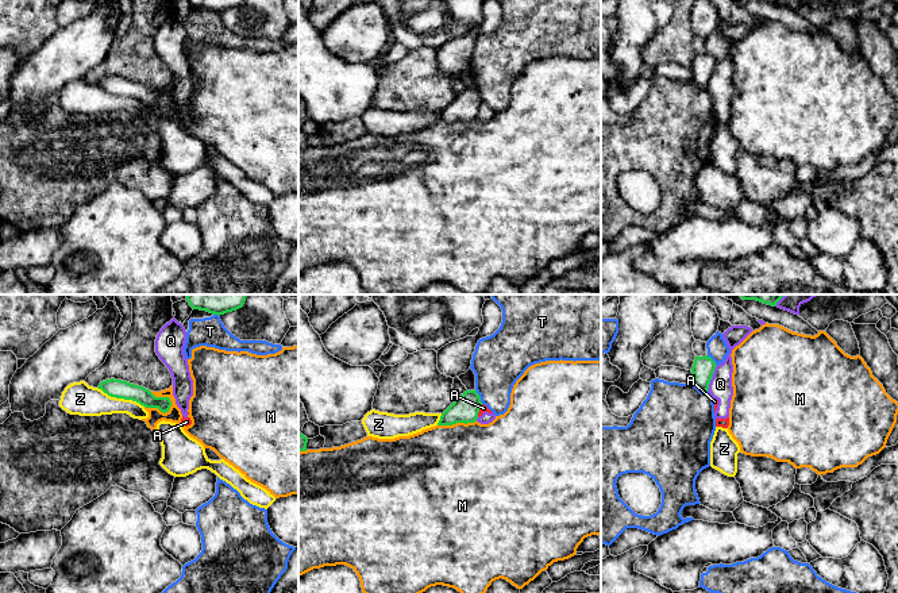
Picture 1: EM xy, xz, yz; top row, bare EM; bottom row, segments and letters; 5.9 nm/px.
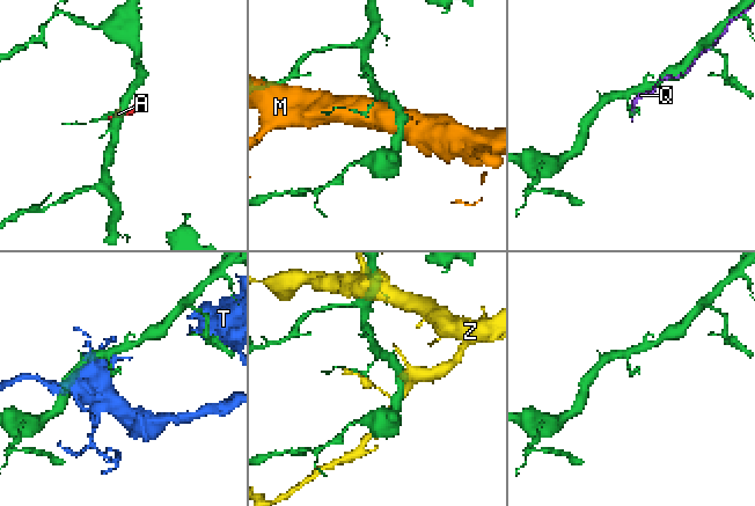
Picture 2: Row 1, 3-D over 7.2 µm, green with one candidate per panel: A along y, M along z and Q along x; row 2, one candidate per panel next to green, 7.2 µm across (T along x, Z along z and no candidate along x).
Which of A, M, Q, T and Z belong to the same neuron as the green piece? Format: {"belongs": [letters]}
{"belongs": []}

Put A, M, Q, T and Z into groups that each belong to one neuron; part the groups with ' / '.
A Q / M / T / Z

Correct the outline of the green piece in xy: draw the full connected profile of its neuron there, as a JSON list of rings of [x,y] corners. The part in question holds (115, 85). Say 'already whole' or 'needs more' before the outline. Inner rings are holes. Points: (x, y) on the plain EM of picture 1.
already whole; [[[111,76],[100,80],[97,85],[111,95],[132,97],[146,105],[158,105],[163,111],[171,104],[169,95],[155,95],[149,86],[127,78]]]

